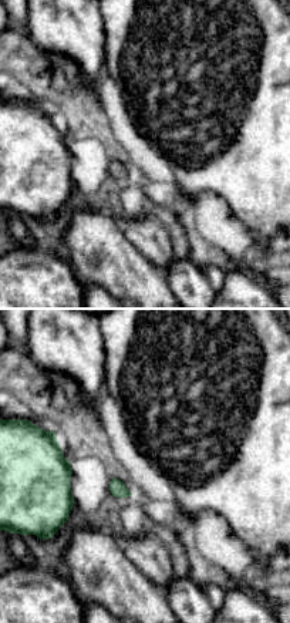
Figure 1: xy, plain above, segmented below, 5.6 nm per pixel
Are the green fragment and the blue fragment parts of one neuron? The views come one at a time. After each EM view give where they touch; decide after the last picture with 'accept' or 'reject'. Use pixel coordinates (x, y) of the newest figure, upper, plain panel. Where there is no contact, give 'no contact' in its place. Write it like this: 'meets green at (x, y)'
no contact

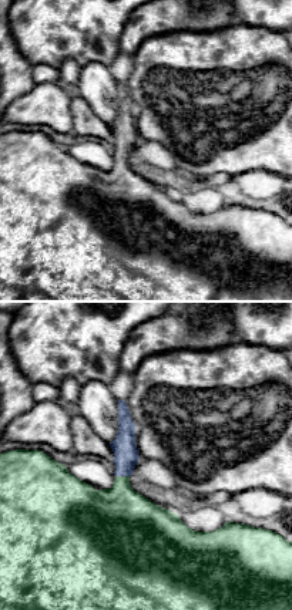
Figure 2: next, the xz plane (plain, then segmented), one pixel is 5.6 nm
meets green at (123, 158)

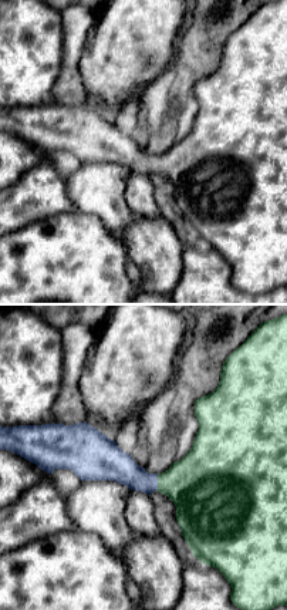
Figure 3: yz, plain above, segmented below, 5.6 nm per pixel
meets green at (158, 164)

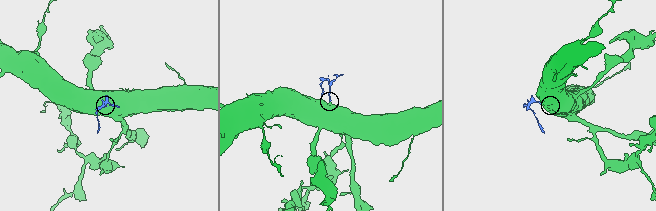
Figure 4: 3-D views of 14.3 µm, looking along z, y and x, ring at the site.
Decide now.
accept

